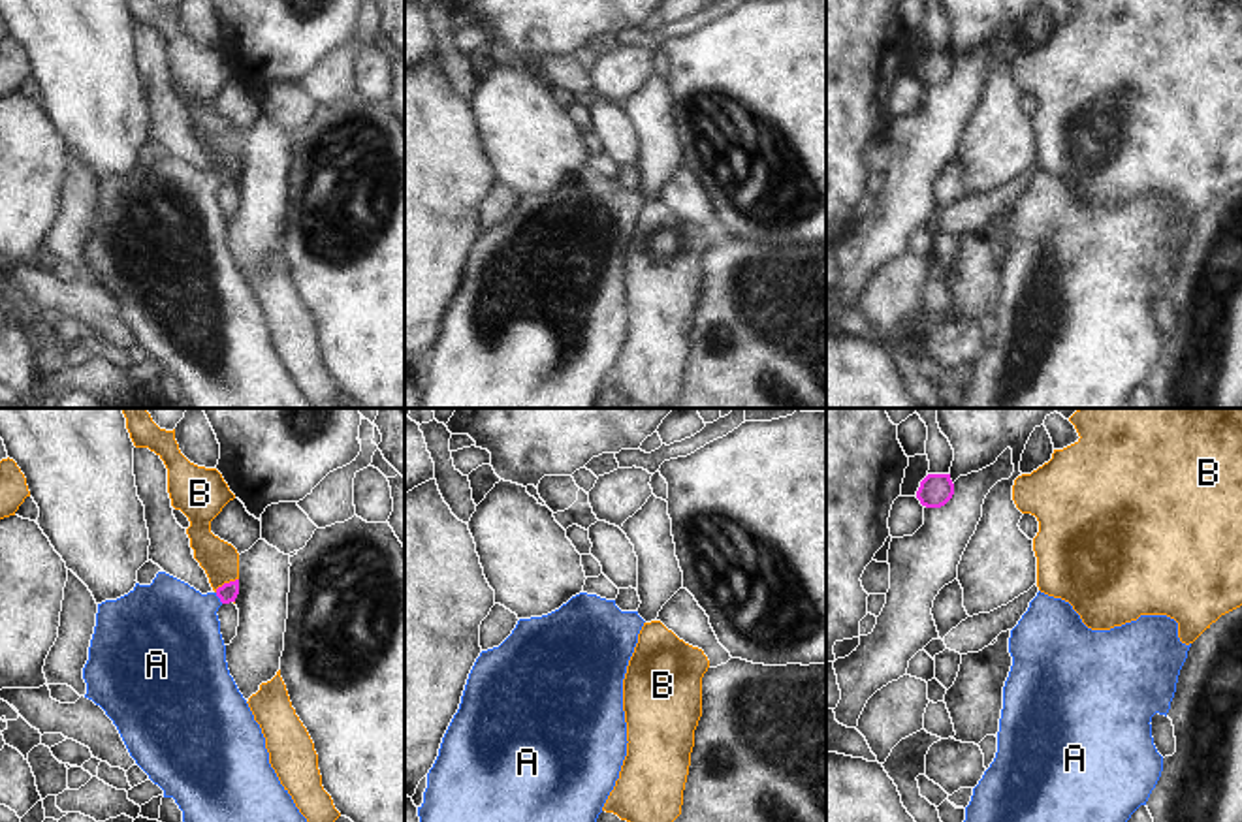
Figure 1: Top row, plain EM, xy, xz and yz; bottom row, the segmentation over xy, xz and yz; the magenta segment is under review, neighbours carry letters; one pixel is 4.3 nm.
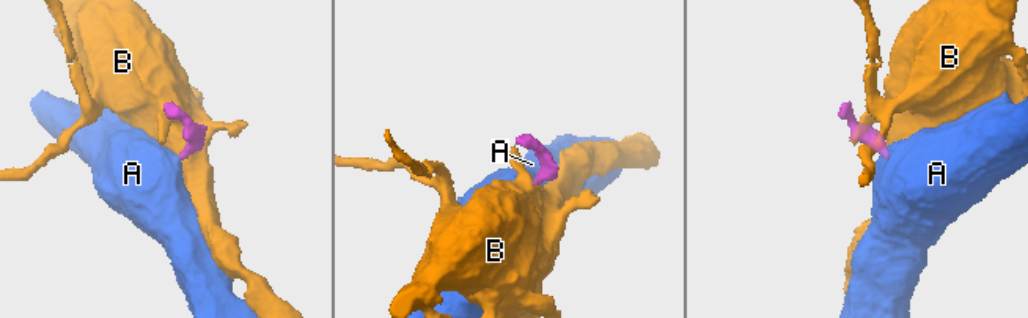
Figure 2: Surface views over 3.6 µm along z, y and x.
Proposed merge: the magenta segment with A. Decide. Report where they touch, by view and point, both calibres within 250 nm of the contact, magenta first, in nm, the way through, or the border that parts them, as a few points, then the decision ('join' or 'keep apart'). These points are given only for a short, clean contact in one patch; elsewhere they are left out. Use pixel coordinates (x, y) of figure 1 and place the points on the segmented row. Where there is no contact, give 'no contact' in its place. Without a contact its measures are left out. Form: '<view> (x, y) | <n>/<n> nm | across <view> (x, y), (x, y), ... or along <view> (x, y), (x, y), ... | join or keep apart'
xy (219, 597) | 80/400 nm | across xy (228, 591), (219, 597), (172, 631) | join

